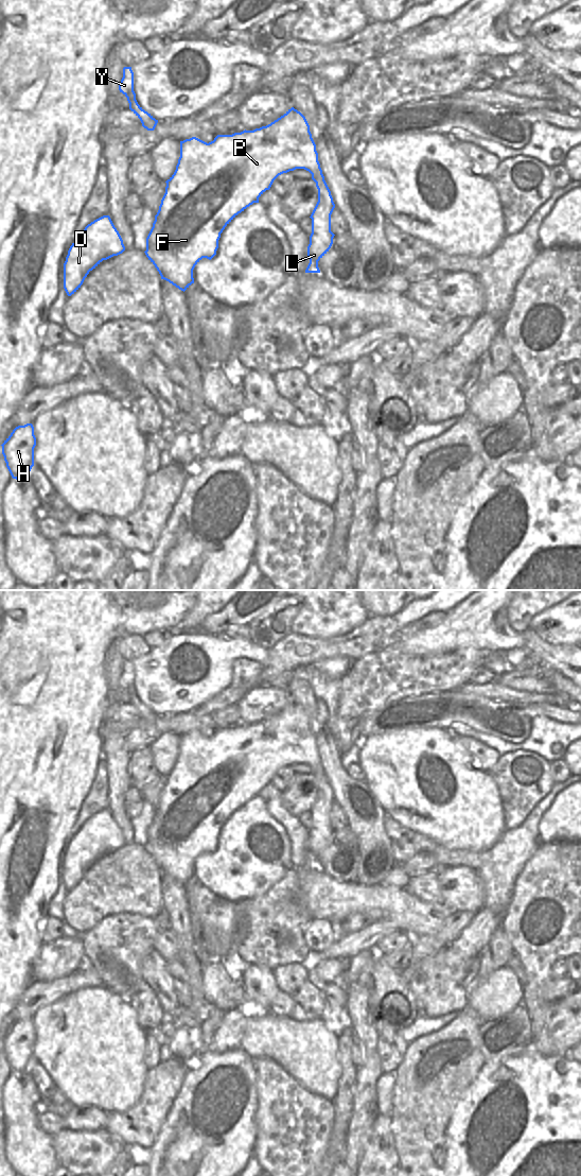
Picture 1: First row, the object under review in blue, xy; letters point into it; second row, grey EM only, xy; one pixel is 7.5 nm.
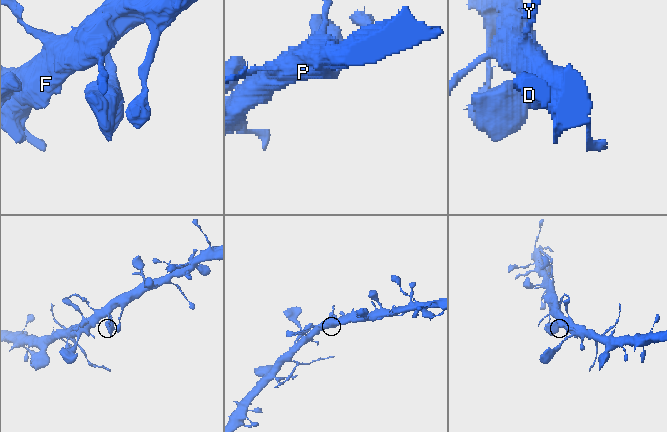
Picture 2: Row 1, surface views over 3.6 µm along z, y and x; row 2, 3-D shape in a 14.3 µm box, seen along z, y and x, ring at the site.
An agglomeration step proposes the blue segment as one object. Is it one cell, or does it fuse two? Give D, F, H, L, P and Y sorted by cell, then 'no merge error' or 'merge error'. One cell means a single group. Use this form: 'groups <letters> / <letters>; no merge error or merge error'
groups D F H L P Y; no merge error

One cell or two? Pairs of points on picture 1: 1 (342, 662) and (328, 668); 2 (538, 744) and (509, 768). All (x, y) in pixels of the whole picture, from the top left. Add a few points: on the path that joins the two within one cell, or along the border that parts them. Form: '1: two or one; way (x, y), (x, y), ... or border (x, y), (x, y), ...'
1: one; way (339, 666), (331, 668)
2: two; border (506, 753), (530, 750), (539, 754), (549, 763)

